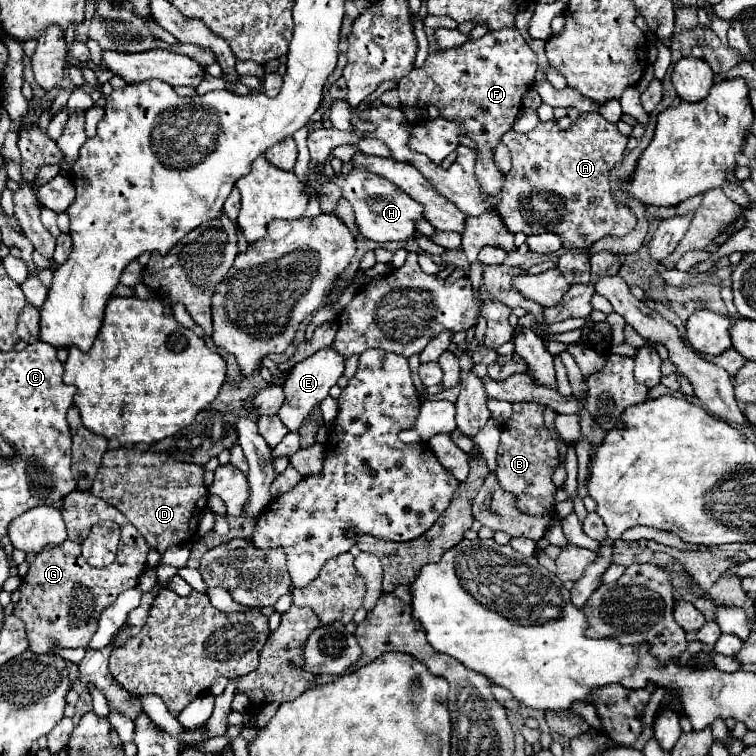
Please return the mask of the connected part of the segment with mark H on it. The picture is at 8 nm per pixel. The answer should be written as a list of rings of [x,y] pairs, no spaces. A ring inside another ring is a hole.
[[[311,165],[307,179],[309,179],[311,187],[315,187],[313,191],[317,193],[323,213],[335,211],[337,199],[345,197],[355,211],[355,221],[357,221],[359,231],[365,239],[371,239],[377,243],[389,243],[389,241],[409,241],[415,237],[417,219],[423,219],[423,207],[415,199],[405,195],[397,185],[389,183],[385,177],[379,177],[379,175],[369,173],[365,169],[351,169],[347,175],[339,173],[329,183],[319,185],[315,173],[317,173],[317,167]],[[351,195],[353,195],[353,199],[351,199]],[[363,195],[371,195],[371,197],[363,197]]]

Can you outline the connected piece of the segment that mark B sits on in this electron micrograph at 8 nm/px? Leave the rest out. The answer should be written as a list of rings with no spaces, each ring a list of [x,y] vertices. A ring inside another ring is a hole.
[[[515,403],[513,417],[501,427],[501,445],[497,449],[497,477],[503,489],[511,491],[517,499],[517,507],[529,515],[553,515],[555,493],[551,477],[559,465],[557,445],[543,425],[545,405],[537,403]]]

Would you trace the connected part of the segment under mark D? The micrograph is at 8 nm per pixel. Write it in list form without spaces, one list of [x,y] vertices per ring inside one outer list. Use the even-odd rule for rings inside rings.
[[[119,447],[119,449],[109,449],[103,455],[103,463],[97,471],[95,483],[91,493],[107,501],[109,505],[117,507],[125,517],[137,527],[137,531],[145,537],[147,545],[159,553],[165,553],[169,547],[183,545],[191,541],[195,535],[197,523],[201,519],[201,513],[207,507],[207,485],[203,483],[203,467],[191,465],[191,463],[179,463],[173,461],[167,455],[161,453],[151,453],[151,451],[139,451],[139,449],[129,449],[129,447]]]

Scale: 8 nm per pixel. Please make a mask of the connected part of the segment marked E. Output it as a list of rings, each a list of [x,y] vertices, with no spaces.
[[[327,347],[327,349],[321,349],[317,351],[315,355],[307,357],[305,361],[297,363],[285,377],[285,383],[283,383],[283,393],[285,393],[285,403],[281,407],[281,411],[277,413],[281,423],[289,429],[289,431],[297,431],[315,411],[315,407],[329,395],[329,389],[337,383],[337,379],[343,375],[343,369],[345,369],[345,361],[343,357]]]

